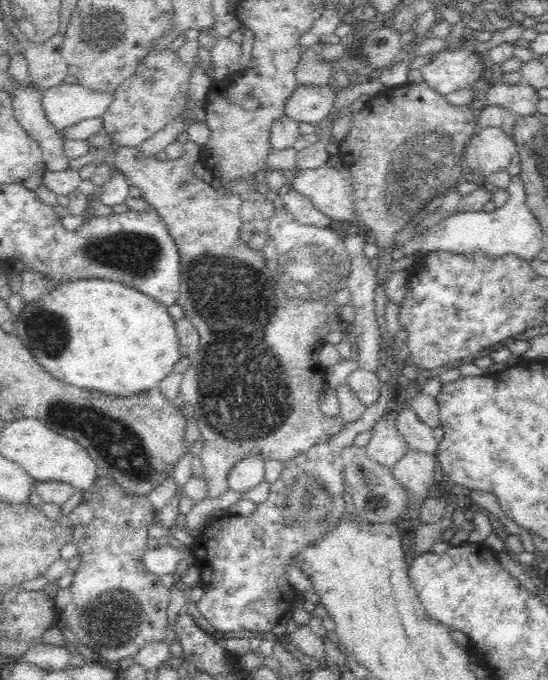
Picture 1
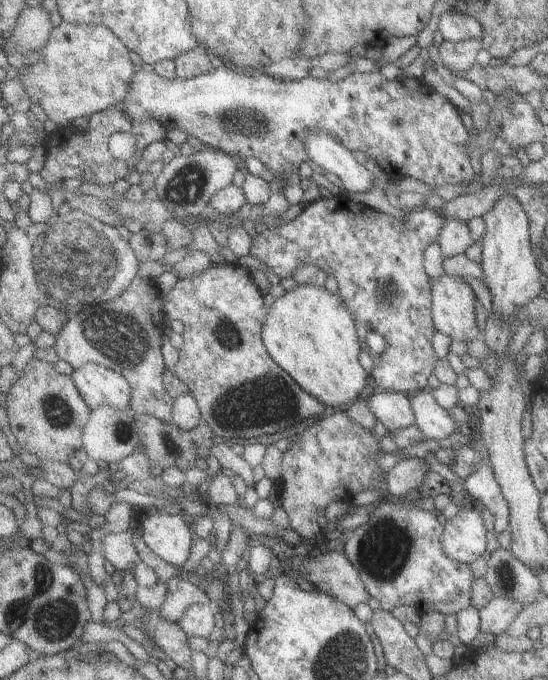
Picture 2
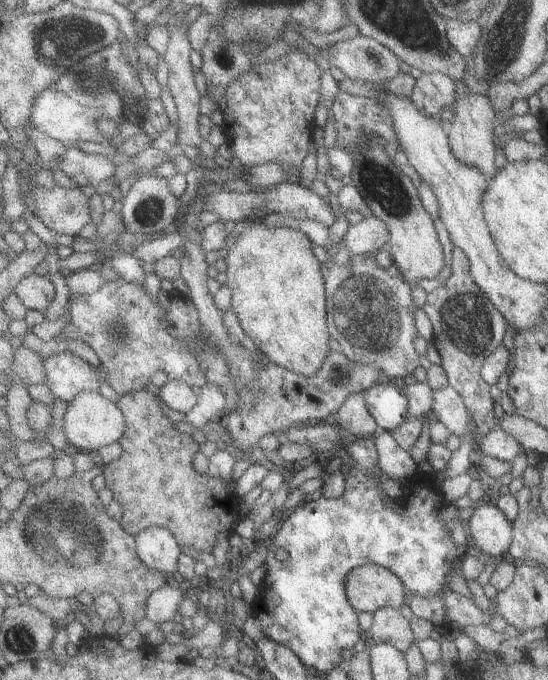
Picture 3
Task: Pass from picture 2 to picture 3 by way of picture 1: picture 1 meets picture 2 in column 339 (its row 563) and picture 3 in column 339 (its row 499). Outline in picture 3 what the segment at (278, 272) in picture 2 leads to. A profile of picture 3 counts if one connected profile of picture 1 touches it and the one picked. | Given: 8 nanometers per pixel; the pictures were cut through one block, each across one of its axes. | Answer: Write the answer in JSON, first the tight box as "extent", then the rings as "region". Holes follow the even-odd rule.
{"extent":[323,256,419,382],"region":[[[351,256],[349,266],[323,264],[323,278],[327,282],[327,326],[331,336],[341,344],[343,354],[361,364],[377,364],[383,368],[391,382],[405,382],[413,378],[419,366],[415,350],[415,312],[417,306],[411,298],[411,284],[403,274],[389,276],[377,268],[375,256]]]}

